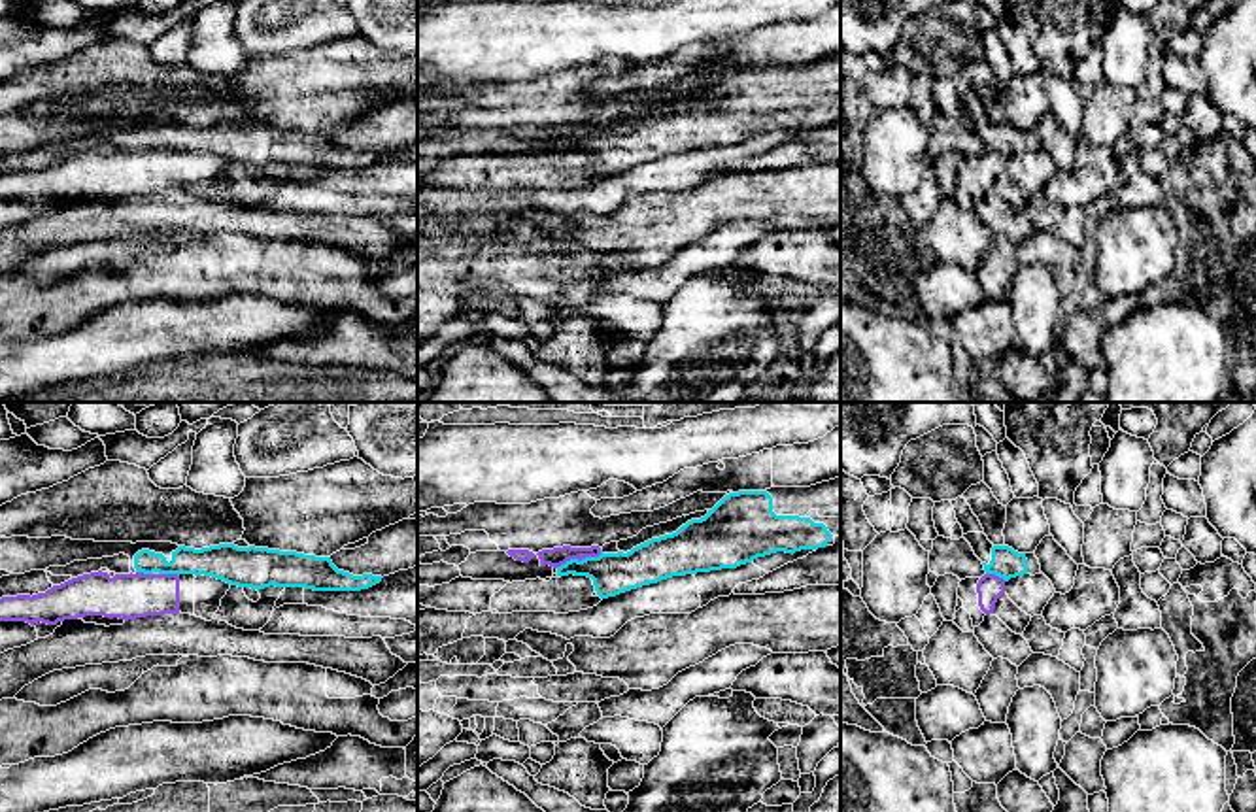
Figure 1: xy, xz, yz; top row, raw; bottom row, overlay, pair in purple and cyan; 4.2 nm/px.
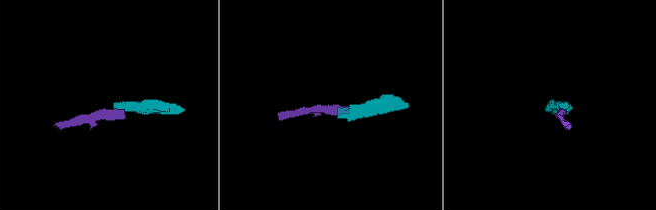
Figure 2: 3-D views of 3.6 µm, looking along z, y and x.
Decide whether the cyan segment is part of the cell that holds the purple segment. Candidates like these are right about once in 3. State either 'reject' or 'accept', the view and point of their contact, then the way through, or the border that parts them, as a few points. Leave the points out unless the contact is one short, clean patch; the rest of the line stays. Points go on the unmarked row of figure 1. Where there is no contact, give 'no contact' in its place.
reject; meets purple in xz at (578, 136); border along xz (601, 127), (597, 133), (567, 136), (556, 144)

